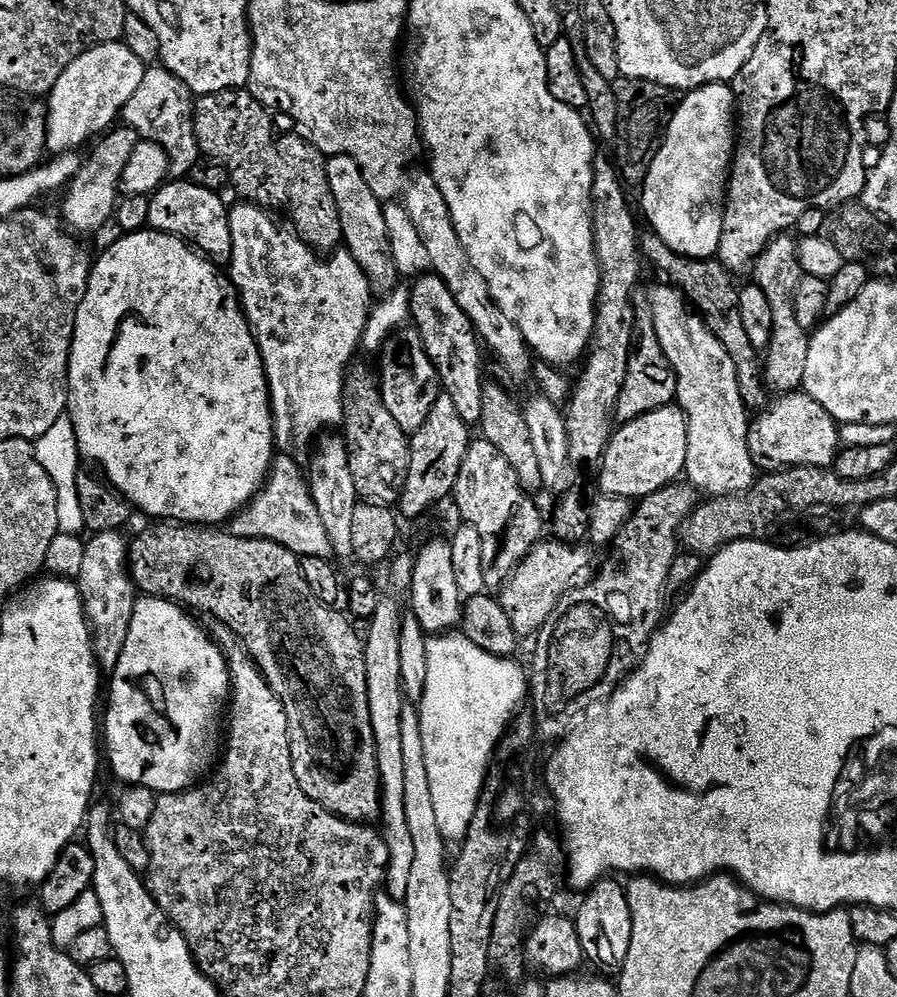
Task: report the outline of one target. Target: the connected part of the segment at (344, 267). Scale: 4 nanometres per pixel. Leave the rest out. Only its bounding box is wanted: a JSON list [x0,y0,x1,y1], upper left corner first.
[228,202,374,454]

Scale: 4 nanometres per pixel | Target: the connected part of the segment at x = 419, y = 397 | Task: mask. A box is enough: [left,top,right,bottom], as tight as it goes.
[378,326,442,438]

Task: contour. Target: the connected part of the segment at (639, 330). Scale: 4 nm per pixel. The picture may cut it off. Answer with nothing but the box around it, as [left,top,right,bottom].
[615,286,676,424]

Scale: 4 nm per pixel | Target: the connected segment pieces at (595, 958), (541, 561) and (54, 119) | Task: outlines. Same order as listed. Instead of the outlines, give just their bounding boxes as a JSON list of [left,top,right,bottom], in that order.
[[574,878,634,974],[498,538,588,638],[46,43,146,154]]

